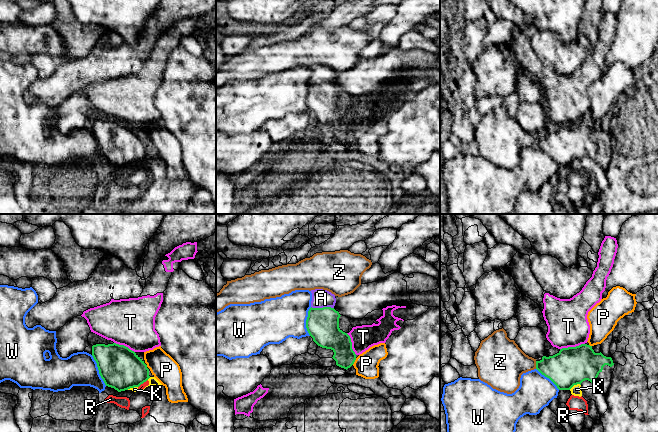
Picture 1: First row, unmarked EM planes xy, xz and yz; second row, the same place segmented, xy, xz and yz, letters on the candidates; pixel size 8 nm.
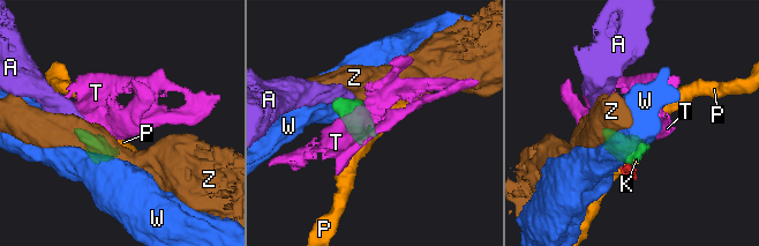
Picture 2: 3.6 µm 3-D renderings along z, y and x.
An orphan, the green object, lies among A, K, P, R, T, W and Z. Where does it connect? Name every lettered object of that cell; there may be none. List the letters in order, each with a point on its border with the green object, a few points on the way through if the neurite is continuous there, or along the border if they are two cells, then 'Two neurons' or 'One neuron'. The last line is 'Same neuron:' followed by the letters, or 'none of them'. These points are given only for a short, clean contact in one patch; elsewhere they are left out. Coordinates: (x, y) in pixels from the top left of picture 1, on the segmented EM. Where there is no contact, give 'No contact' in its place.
A: Touches green at xz (323, 307). Path across: xz (322, 324), (323, 307), (321, 298). One neuron
K: Touches green at yz (574, 384). Boundary: yz (580, 384), (574, 384), (569, 389). Two neurons
P: Touches green at xz (354, 361). Boundary: xz (356, 358), (352, 364). Two neurons
R: Touches green at xy (142, 383). Two neurons
T: Touches green at yz (572, 347). Boundary: yz (584, 343), (560, 349). Two neurons
W: Touches green at xy (98, 369). Two neurons
Z: Touches green at yz (536, 365). Boundary: yz (535, 361), (536, 368). Two neurons
Same neuron: A

